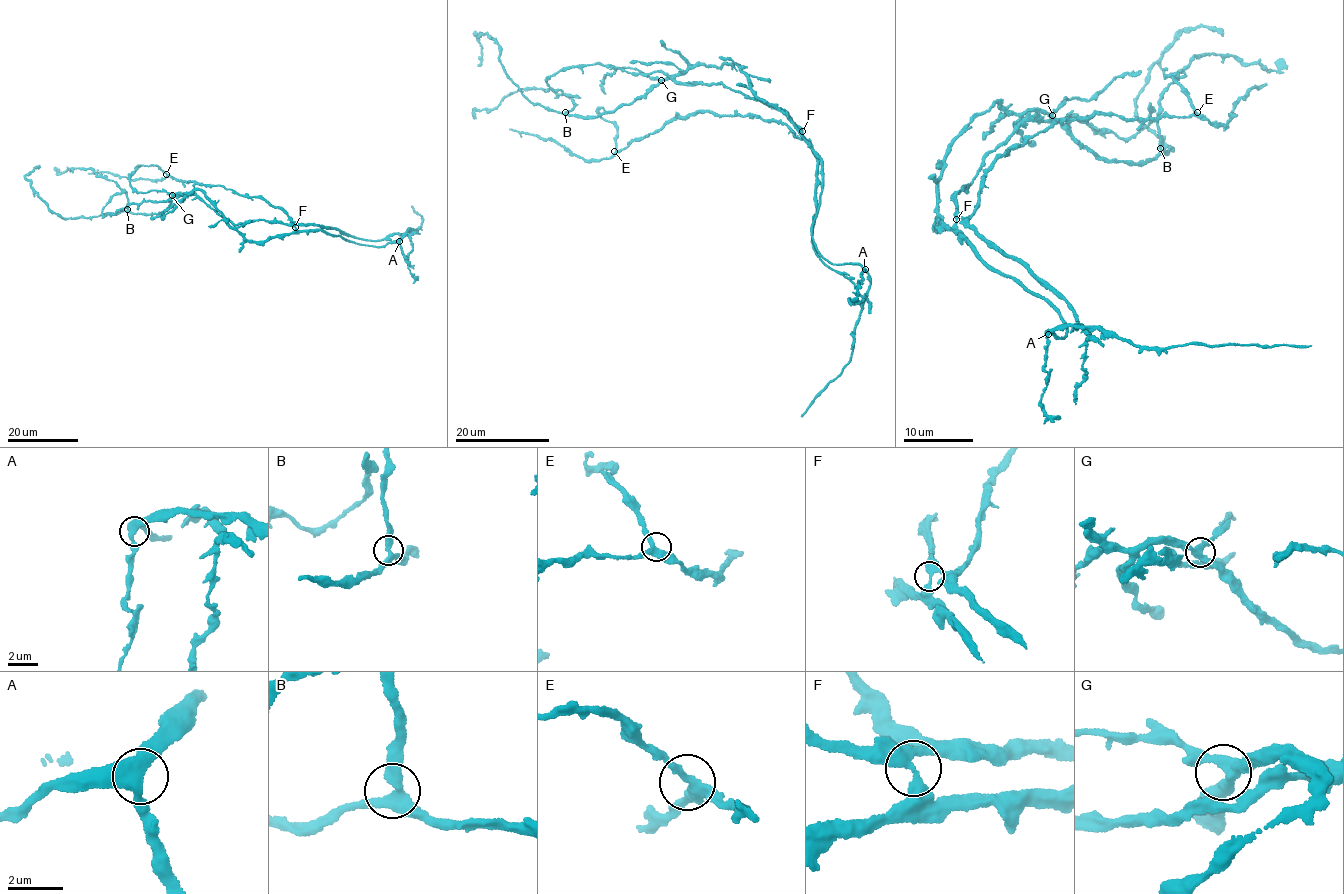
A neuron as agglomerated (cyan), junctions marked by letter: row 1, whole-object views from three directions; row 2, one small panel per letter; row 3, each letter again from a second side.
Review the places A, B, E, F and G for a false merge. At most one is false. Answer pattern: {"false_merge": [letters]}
{"false_merge": ["F"]}

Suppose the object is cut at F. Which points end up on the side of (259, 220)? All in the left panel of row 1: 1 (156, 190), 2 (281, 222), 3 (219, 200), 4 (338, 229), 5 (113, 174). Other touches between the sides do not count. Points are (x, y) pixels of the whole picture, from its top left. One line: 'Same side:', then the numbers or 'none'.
Same side: 2, 4, 5

